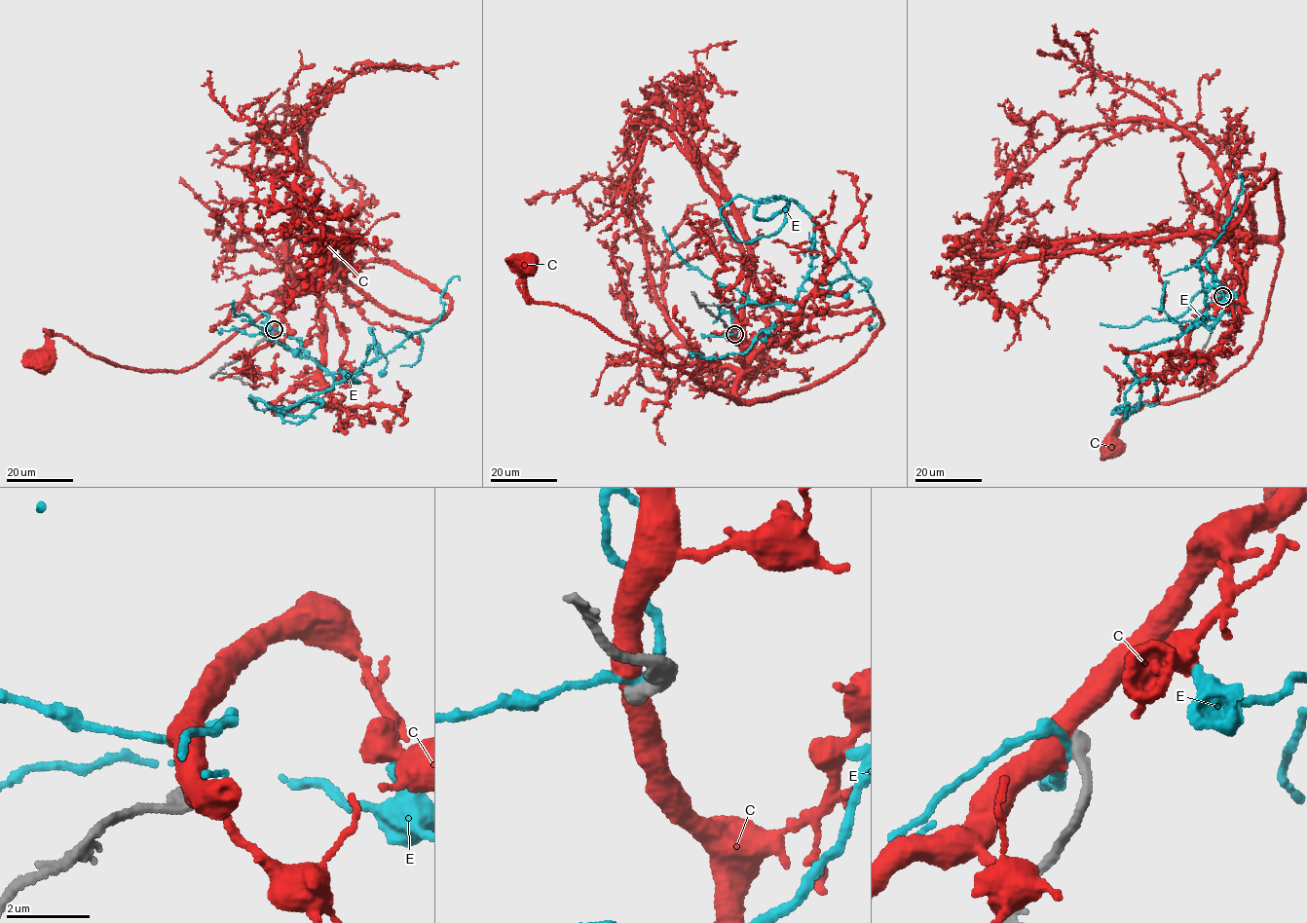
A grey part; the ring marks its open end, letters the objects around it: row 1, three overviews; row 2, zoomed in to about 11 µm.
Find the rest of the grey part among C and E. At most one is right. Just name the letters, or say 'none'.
none

